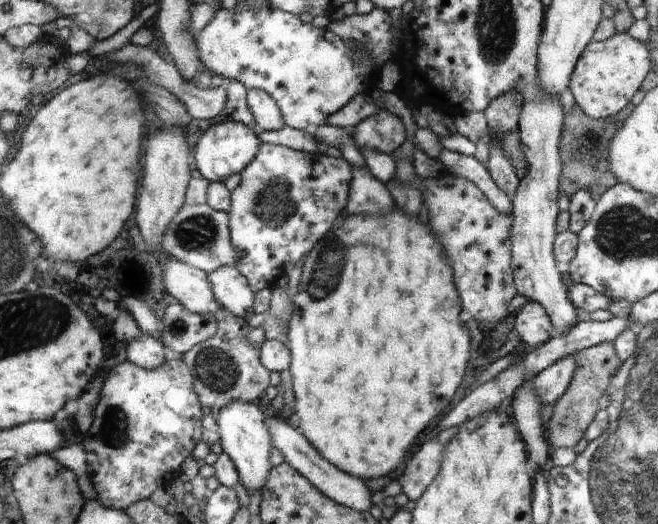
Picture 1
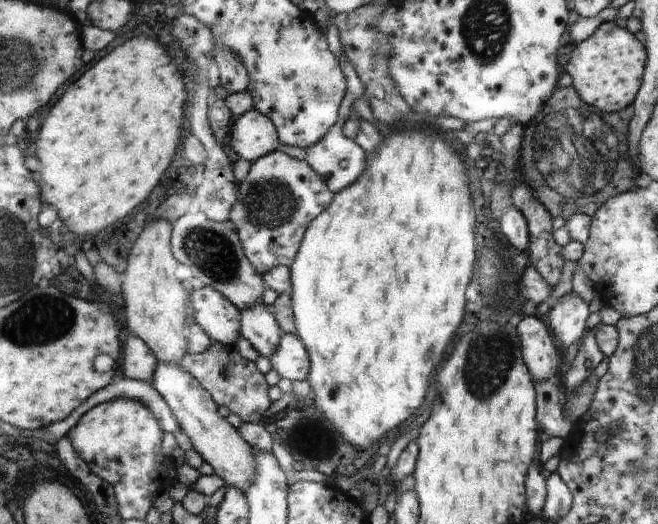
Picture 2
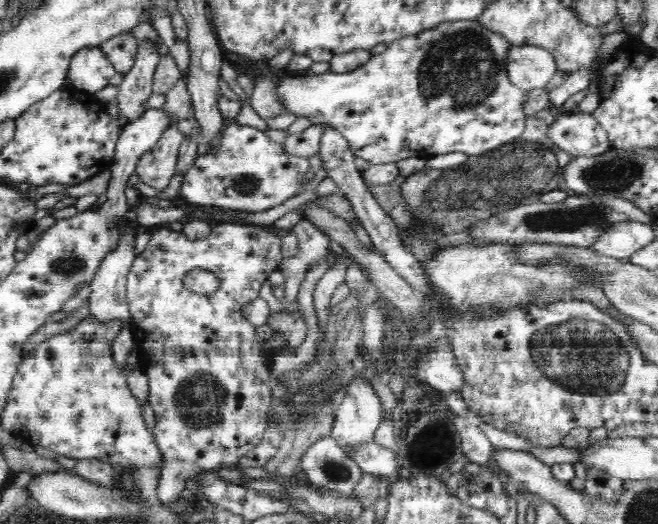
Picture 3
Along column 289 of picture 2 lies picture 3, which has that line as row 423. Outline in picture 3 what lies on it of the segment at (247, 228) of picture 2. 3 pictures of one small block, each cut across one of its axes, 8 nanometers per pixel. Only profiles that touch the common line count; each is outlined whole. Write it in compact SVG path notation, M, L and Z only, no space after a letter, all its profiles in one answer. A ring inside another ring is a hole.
M242 222L220 223L211 228L210 234L202 240L190 240L180 231L174 231L167 225L156 227L151 233L151 239L148 246L142 248L140 254L136 256L132 263L130 272L127 276L126 298L129 304L129 322L130 328L135 329L136 332L142 332L142 336L134 336L134 347L139 352L139 366L141 372L146 375L149 383L148 402L149 406L154 409L156 424L153 428L153 440L161 458L163 458L164 466L161 468L161 478L156 491L158 491L158 502L160 506L170 505L172 502L178 500L182 490L186 490L186 482L204 476L207 473L218 472L219 469L227 465L237 465L241 456L244 456L249 450L252 450L261 440L265 434L265 429L268 426L266 420L269 416L269 409L272 406L273 394L273 377L276 377L273 370L270 370L270 354L266 350L264 344L260 344L256 340L256 326L246 321L242 317L242 310L244 304L250 304L252 300L256 300L260 294L260 287L266 280L269 279L272 272L279 268L280 264L285 258L281 249L281 238L266 228L258 225L243 224ZM196 268L203 268L208 272L213 272L219 287L216 291L208 295L200 295L190 289L184 287L184 278Z

